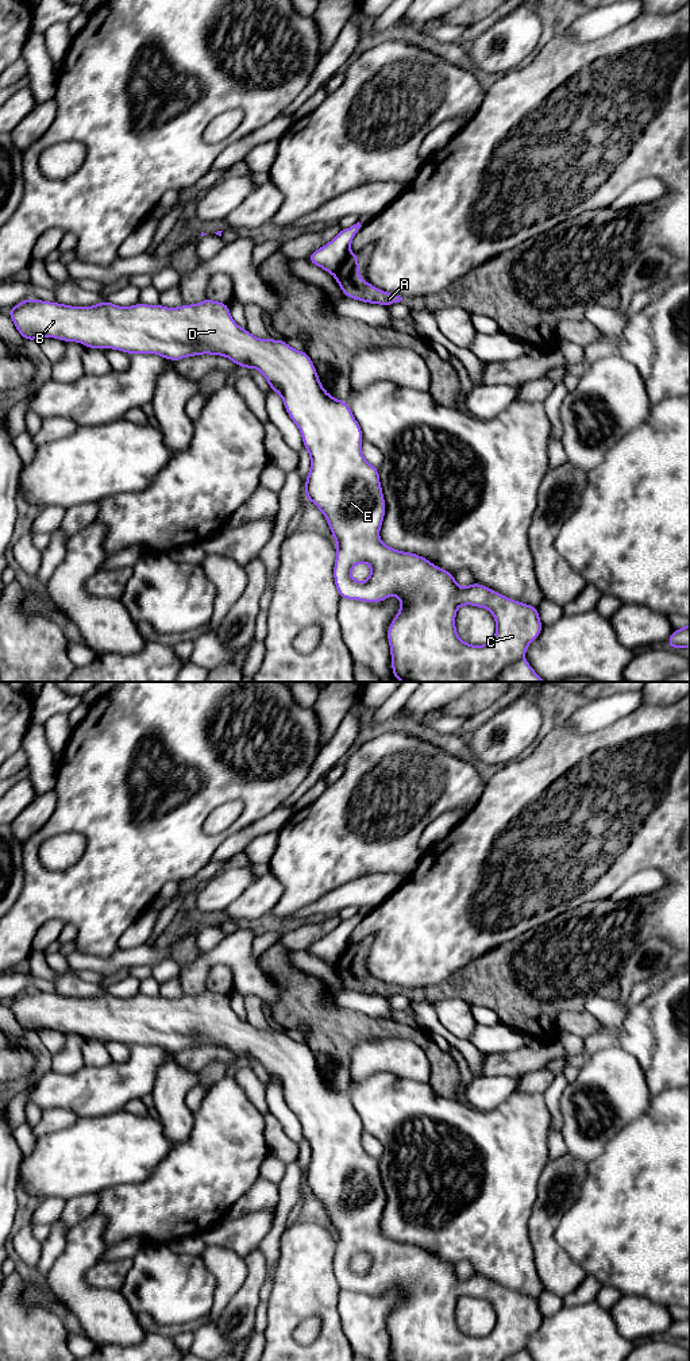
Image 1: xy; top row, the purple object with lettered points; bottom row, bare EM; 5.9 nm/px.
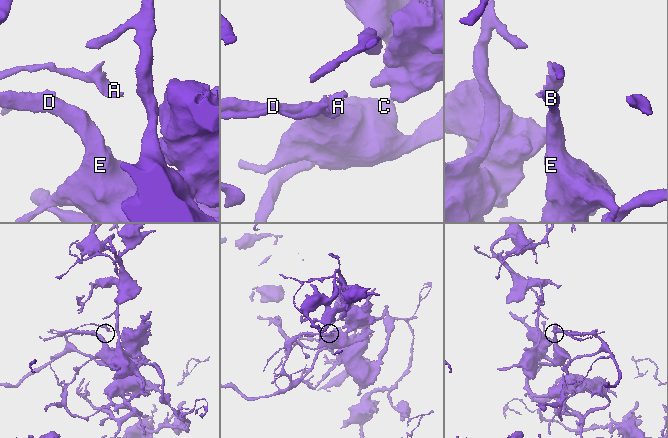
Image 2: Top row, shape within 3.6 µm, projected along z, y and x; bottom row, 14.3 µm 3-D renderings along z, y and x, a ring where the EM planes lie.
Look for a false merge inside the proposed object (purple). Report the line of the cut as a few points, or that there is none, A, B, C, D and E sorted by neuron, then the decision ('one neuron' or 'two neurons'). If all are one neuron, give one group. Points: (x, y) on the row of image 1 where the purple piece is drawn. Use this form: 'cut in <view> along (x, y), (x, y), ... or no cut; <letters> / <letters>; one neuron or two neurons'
cut in xy along (349, 251), (334, 274); A / B C D E; two neurons

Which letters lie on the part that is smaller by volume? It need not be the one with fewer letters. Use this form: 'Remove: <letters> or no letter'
Remove: A

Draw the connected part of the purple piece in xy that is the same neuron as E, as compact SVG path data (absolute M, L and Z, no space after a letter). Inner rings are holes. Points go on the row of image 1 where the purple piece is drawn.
M207 297L198 304L178 308L144 302L123 308L108 300L93 306L72 306L27 298L7 312L26 340L55 338L65 343L78 342L86 348L113 348L130 355L157 354L173 362L203 354L221 355L239 367L261 371L270 389L281 396L311 456L304 493L324 514L336 541L334 581L340 598L370 604L392 595L401 599L398 614L388 626L393 678L401 682L546 682L523 659L528 645L543 631L537 606L510 599L477 582L460 587L455 574L424 556L397 551L379 540L386 512L379 469L362 455L362 428L348 404L325 392L305 351L293 350L285 340L265 340L251 335L231 317L228 304ZM358 563L369 563L371 567L365 582L351 577L351 568ZM462 605L485 608L493 614L497 629L487 644L471 645L459 639L455 616Z

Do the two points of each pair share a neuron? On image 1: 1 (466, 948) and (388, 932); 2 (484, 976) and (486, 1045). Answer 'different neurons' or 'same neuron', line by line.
1: same neuron
2: different neurons

